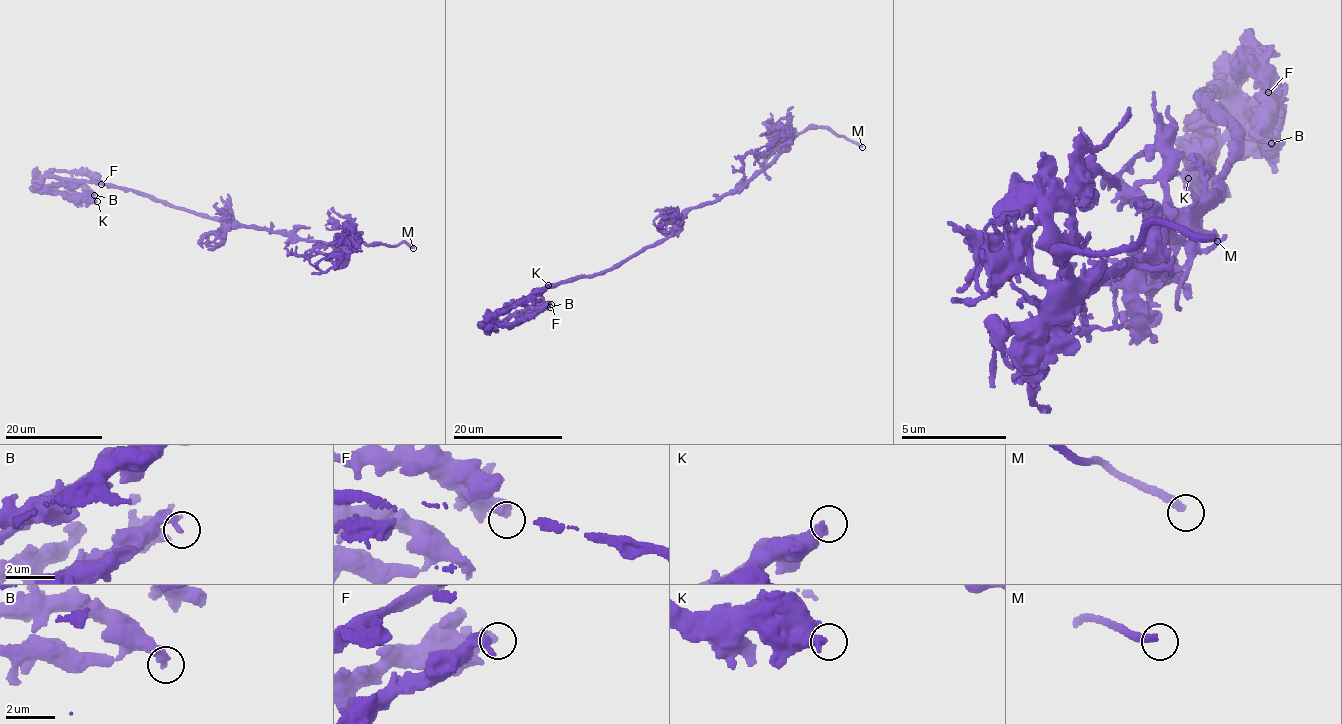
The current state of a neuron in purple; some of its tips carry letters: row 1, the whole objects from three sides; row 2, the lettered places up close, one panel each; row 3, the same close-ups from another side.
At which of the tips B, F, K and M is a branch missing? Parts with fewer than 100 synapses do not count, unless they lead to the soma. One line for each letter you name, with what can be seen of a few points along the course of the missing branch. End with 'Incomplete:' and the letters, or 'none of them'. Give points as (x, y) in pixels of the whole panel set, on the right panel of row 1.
Incomplete: M

